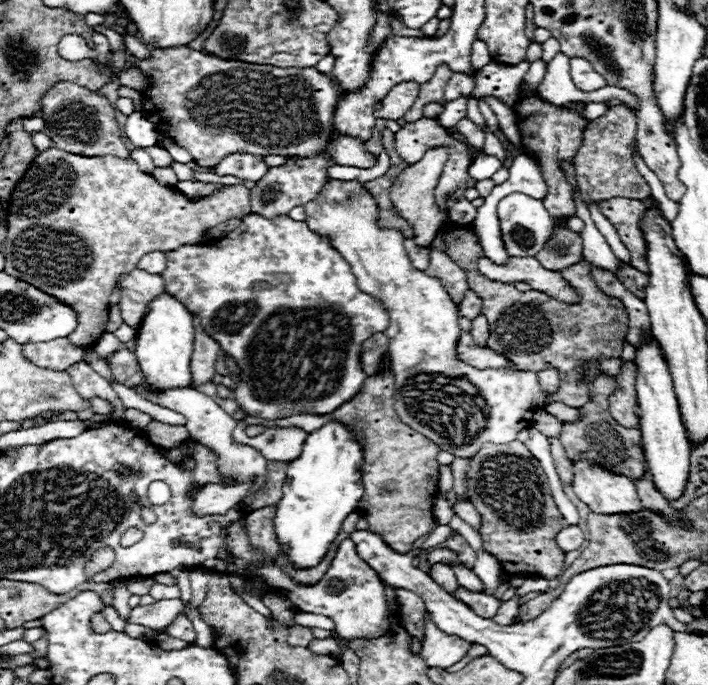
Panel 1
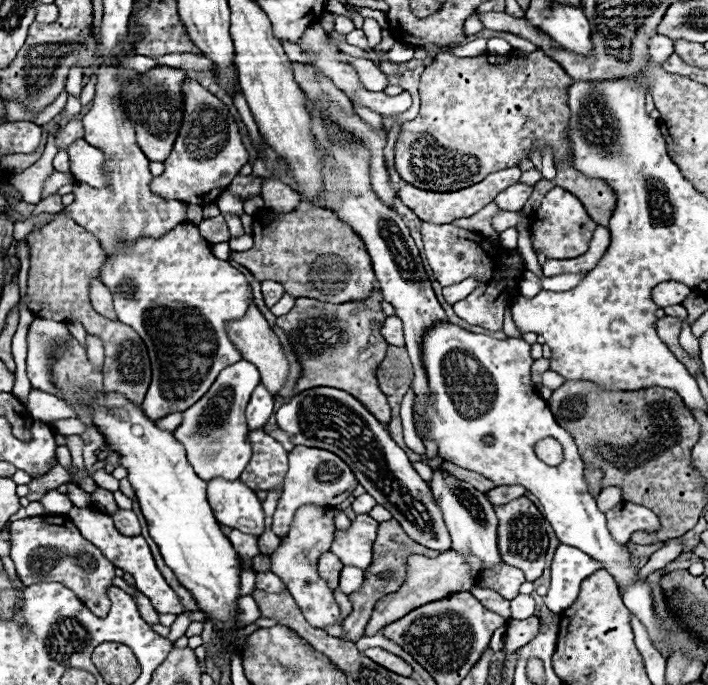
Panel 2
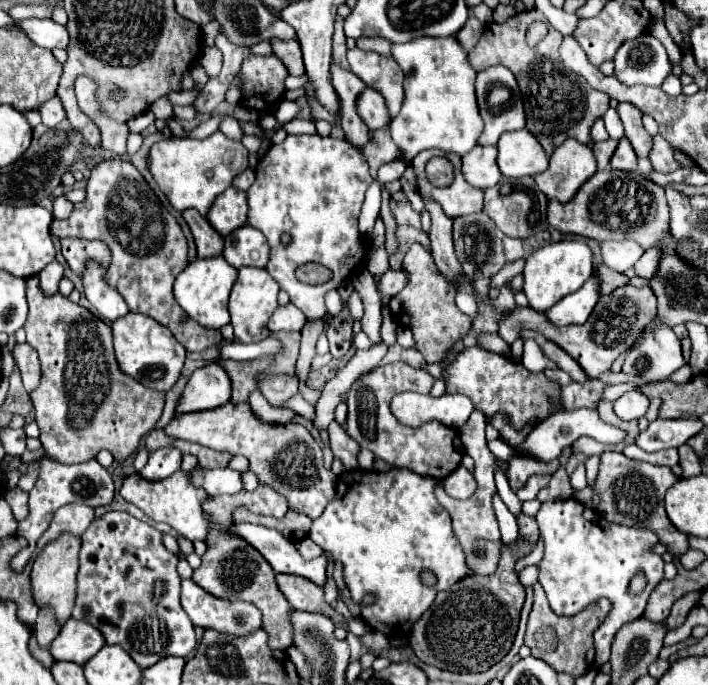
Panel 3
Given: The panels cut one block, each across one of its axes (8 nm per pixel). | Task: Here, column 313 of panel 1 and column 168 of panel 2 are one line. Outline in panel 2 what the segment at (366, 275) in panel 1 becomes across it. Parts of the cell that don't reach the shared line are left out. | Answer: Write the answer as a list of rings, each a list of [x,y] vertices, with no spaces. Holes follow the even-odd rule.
[[[100,66],[96,70],[96,96],[90,112],[82,118],[84,140],[102,152],[106,152],[106,166],[110,170],[110,184],[106,188],[90,188],[88,184],[74,184],[74,202],[66,206],[70,215],[82,228],[98,236],[106,254],[120,246],[120,240],[136,240],[138,236],[162,236],[170,228],[186,220],[186,204],[178,200],[164,200],[150,192],[152,174],[148,170],[148,158],[136,144],[132,122],[126,118],[126,110],[120,102],[122,80],[138,76],[138,72],[118,70],[116,66]]]

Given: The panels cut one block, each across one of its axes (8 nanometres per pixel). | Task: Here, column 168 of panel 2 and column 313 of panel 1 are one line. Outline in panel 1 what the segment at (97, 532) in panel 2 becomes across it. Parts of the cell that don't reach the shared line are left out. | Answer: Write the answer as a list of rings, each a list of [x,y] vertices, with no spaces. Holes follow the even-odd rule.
[[[350,538],[340,542],[336,558],[332,560],[332,566],[328,568],[328,572],[316,586],[298,586],[276,566],[266,566],[262,570],[262,574],[266,576],[270,586],[276,588],[276,594],[290,598],[290,602],[298,610],[312,612],[312,614],[324,614],[324,616],[332,618],[336,622],[338,634],[344,640],[380,638],[390,632],[388,602],[386,602],[384,586],[382,586],[378,574],[358,556],[356,544]]]

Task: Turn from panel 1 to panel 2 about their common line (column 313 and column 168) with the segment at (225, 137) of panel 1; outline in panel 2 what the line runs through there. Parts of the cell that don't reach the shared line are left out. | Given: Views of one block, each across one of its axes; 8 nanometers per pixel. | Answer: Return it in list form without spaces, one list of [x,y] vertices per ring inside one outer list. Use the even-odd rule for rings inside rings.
[[[156,66],[144,74],[140,74],[138,80],[130,80],[122,88],[122,100],[126,106],[126,114],[132,120],[132,126],[136,130],[136,142],[146,154],[148,160],[164,162],[166,156],[170,156],[172,146],[178,138],[182,120],[184,120],[184,92],[182,84],[186,82],[186,70],[182,68],[162,68]]]

